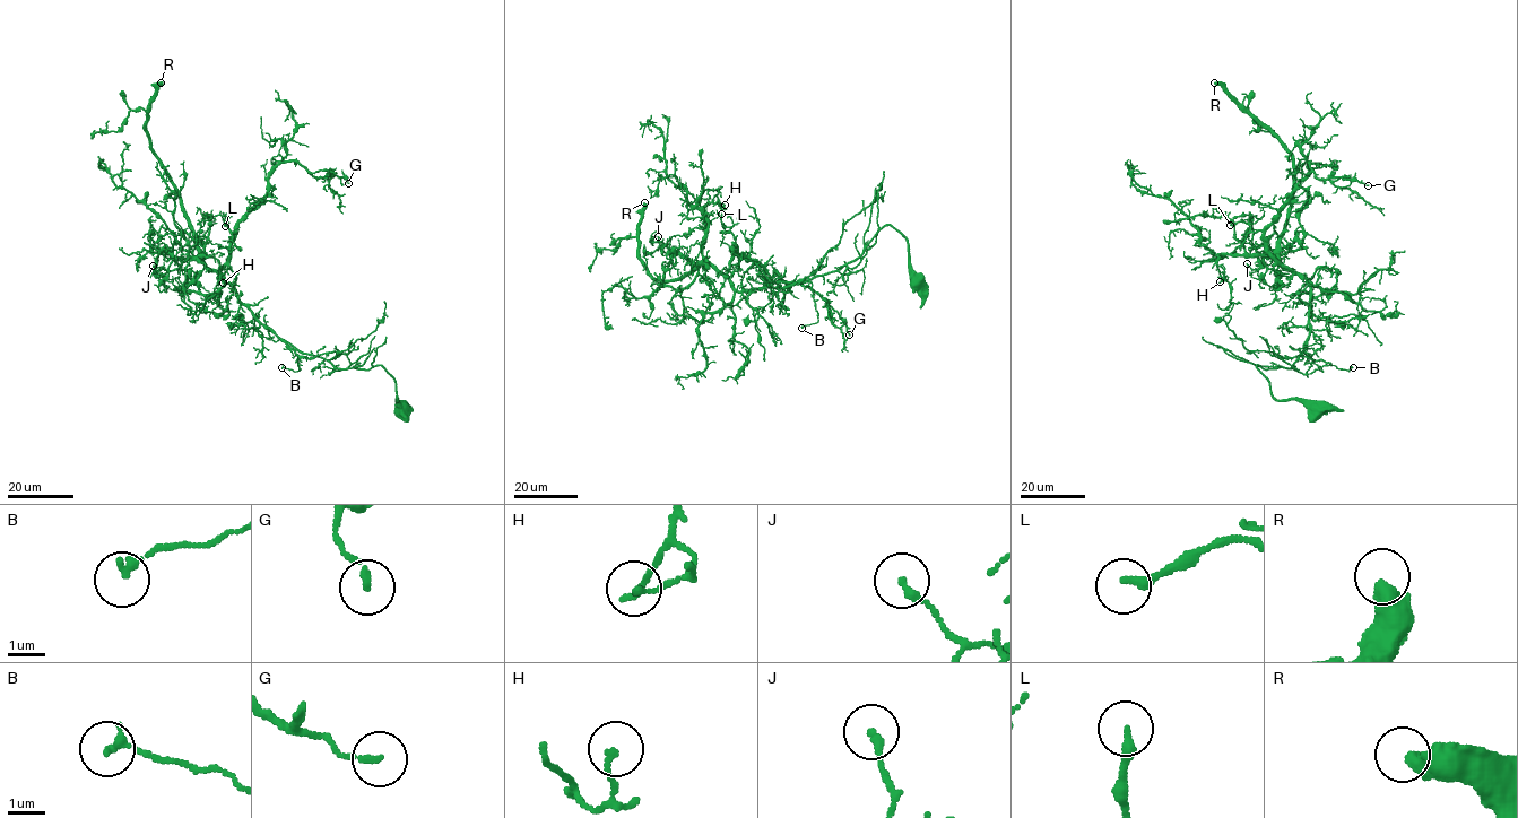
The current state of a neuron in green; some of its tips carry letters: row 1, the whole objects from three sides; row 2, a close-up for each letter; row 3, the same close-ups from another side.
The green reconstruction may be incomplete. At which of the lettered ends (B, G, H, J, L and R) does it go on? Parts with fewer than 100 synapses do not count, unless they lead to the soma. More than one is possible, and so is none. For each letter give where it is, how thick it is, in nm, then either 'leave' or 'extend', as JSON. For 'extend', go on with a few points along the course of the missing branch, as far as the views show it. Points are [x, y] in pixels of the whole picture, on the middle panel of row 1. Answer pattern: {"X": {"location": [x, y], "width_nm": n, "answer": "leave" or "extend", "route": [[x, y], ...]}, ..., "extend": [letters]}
{"B": {"location": [801, 328], "width_nm": 240, "answer": "leave"}, "G": {"location": [849, 334], "width_nm": 160, "answer": "leave"}, "H": {"location": [725, 205], "width_nm": 140, "answer": "leave"}, "J": {"location": [658, 236], "width_nm": 200, "answer": "leave"}, "L": {"location": [721, 214], "width_nm": 260, "answer": "leave"}, "R": {"location": [644, 202], "width_nm": 420, "answer": "extend"}, "extend": ["R"]}

